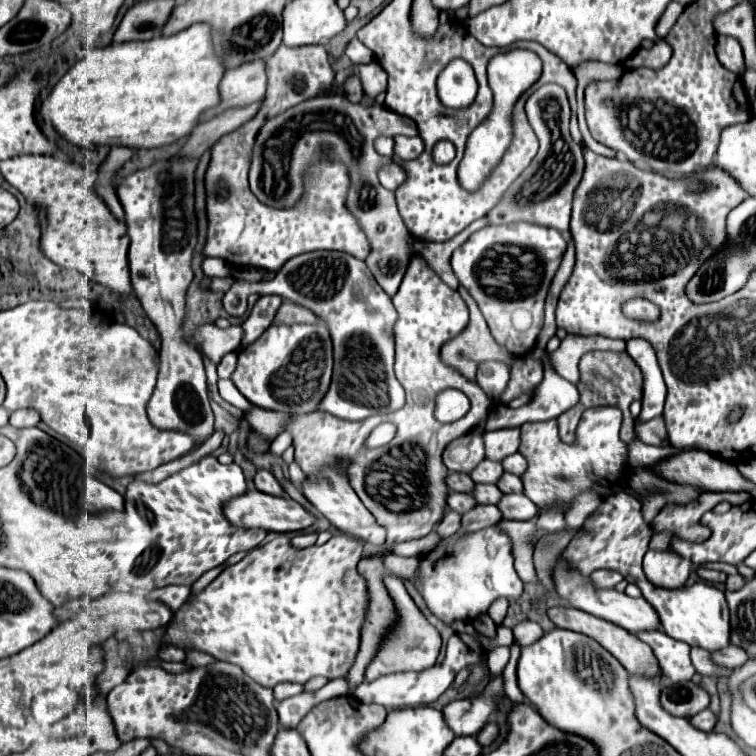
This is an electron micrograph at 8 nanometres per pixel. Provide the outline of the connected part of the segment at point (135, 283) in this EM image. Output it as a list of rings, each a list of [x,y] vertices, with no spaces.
[[[162,160],[150,168],[138,170],[118,182],[118,198],[126,212],[130,250],[128,250],[128,268],[134,294],[142,302],[142,308],[156,324],[162,334],[160,348],[160,372],[156,390],[148,402],[148,418],[156,428],[186,432],[194,438],[196,446],[204,444],[214,434],[214,412],[210,408],[210,396],[206,388],[206,374],[202,364],[202,354],[192,348],[182,336],[182,318],[184,318],[184,294],[192,282],[192,250],[196,246],[196,214],[194,214],[194,170],[198,160]]]

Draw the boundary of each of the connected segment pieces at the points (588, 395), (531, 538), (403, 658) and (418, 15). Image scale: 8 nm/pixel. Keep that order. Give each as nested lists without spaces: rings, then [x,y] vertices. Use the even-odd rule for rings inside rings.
[[[588,352],[582,356],[580,360],[580,380],[576,384],[578,392],[580,392],[580,400],[574,408],[570,408],[568,412],[558,416],[558,428],[560,428],[560,438],[564,442],[572,442],[574,440],[574,432],[578,426],[578,420],[582,416],[582,412],[590,406],[618,406],[624,414],[622,420],[622,430],[620,430],[620,438],[624,442],[630,442],[634,436],[634,418],[630,414],[630,404],[634,400],[642,398],[642,384],[644,384],[644,376],[642,370],[638,368],[638,364],[628,356],[628,352]]]
[[[502,520],[496,524],[500,532],[504,532],[512,540],[512,552],[516,560],[516,572],[524,582],[538,582],[534,564],[532,564],[532,554],[536,548],[536,540],[540,540],[540,532],[536,528],[536,522],[508,522]]]
[[[386,576],[384,582],[386,582],[386,588],[388,588],[388,592],[390,592],[396,608],[398,608],[400,620],[398,620],[396,628],[392,628],[392,632],[388,634],[388,640],[384,640],[380,652],[372,660],[372,666],[368,666],[368,670],[366,670],[366,680],[368,682],[372,682],[372,680],[376,680],[384,674],[392,674],[392,672],[432,668],[436,664],[436,658],[438,658],[438,652],[440,652],[440,634],[438,634],[438,630],[418,610],[418,606],[414,604],[410,594],[406,592],[402,580],[396,578],[396,576]]]
[[[410,10],[410,22],[412,28],[420,34],[420,36],[432,36],[438,28],[438,12],[436,10]]]

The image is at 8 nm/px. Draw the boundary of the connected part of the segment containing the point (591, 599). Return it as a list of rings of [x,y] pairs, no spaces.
[[[558,560],[556,566],[554,566],[554,582],[556,582],[556,590],[558,590],[558,596],[570,600],[570,604],[574,608],[580,608],[584,612],[590,612],[598,618],[604,618],[604,620],[610,620],[622,628],[626,628],[628,632],[632,634],[638,634],[642,630],[660,630],[662,628],[662,622],[656,614],[656,610],[652,608],[652,604],[648,604],[644,598],[630,598],[626,596],[624,592],[616,592],[614,588],[612,590],[600,590],[600,588],[592,588],[592,584],[588,582],[586,576],[580,576],[580,572],[568,568],[564,564],[564,560]]]

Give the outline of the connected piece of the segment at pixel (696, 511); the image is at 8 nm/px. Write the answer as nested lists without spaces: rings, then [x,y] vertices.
[[[703,492],[696,500],[692,500],[692,502],[688,502],[688,504],[666,504],[660,512],[658,512],[658,516],[652,520],[652,540],[650,540],[650,548],[654,548],[654,550],[660,550],[660,552],[664,552],[664,550],[672,550],[670,548],[670,542],[674,540],[674,538],[680,538],[680,540],[688,540],[688,542],[704,542],[704,540],[708,540],[710,538],[710,530],[708,528],[702,528],[702,526],[696,526],[696,522],[702,518],[702,514],[704,512],[708,512],[708,510],[712,510],[718,502],[722,502],[723,500],[730,502],[730,504],[744,504],[744,502],[748,502],[748,500],[752,500],[752,497],[747,492]]]

